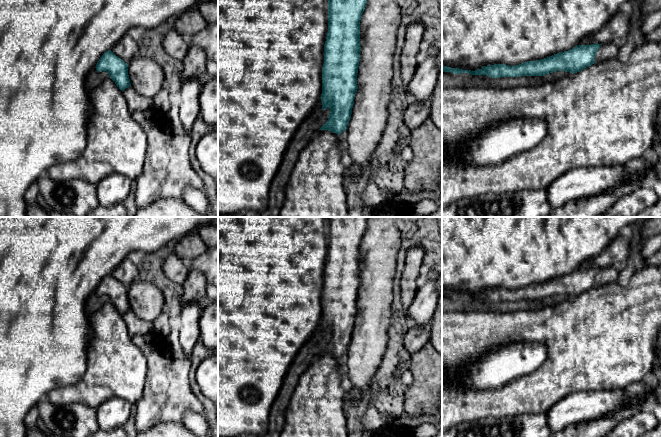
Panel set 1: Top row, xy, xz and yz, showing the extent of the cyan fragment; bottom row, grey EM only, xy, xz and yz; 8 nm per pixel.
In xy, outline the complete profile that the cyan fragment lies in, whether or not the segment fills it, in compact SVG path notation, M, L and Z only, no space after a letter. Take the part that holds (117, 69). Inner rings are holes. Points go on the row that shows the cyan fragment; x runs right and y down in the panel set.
M111 50L106 51L100 57L95 68L98 72L106 71L120 90L124 91L131 86L128 75L128 64Z

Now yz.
M602 44L578 45L564 52L559 52L547 58L527 61L519 65L506 64L487 65L475 71L451 68L442 65L442 72L454 74L468 73L471 75L487 75L492 78L545 76L556 71L577 73L595 63L595 56Z

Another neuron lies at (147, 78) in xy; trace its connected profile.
M135 56L128 63L128 75L131 87L144 97L153 98L165 87L165 73L151 58Z

